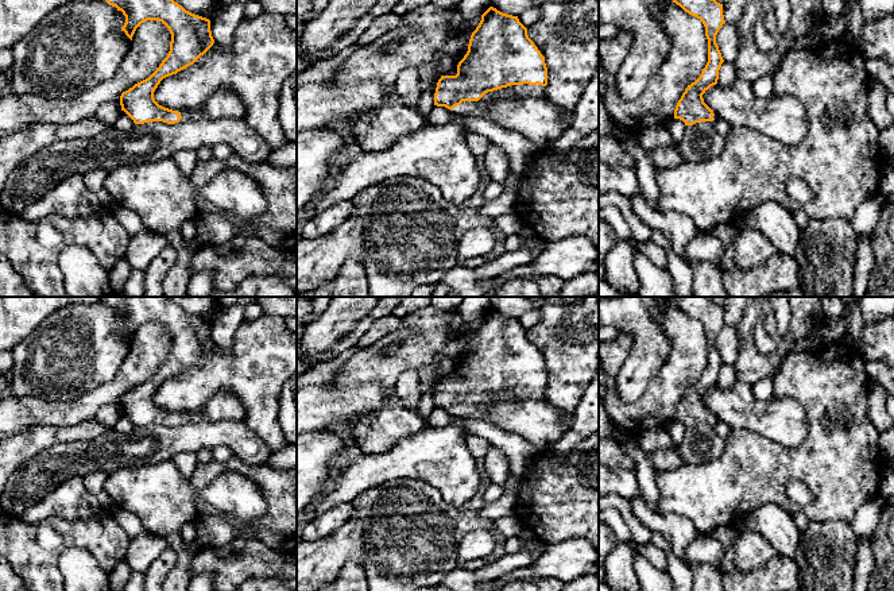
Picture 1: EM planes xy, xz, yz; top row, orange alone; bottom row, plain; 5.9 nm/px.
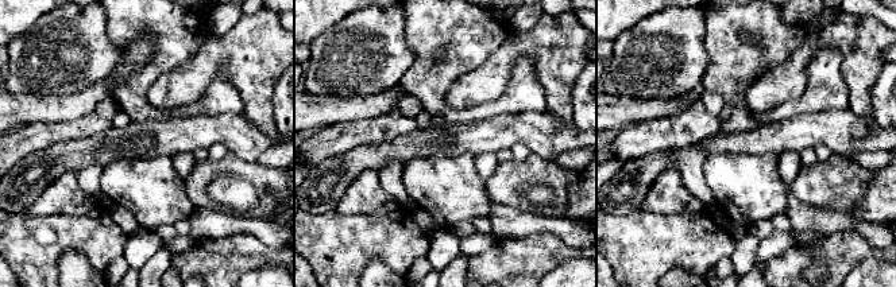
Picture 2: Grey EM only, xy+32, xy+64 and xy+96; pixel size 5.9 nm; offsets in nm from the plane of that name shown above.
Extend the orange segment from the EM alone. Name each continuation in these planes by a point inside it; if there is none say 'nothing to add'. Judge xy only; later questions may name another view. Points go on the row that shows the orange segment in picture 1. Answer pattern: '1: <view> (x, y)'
1: xy (223, 104)

